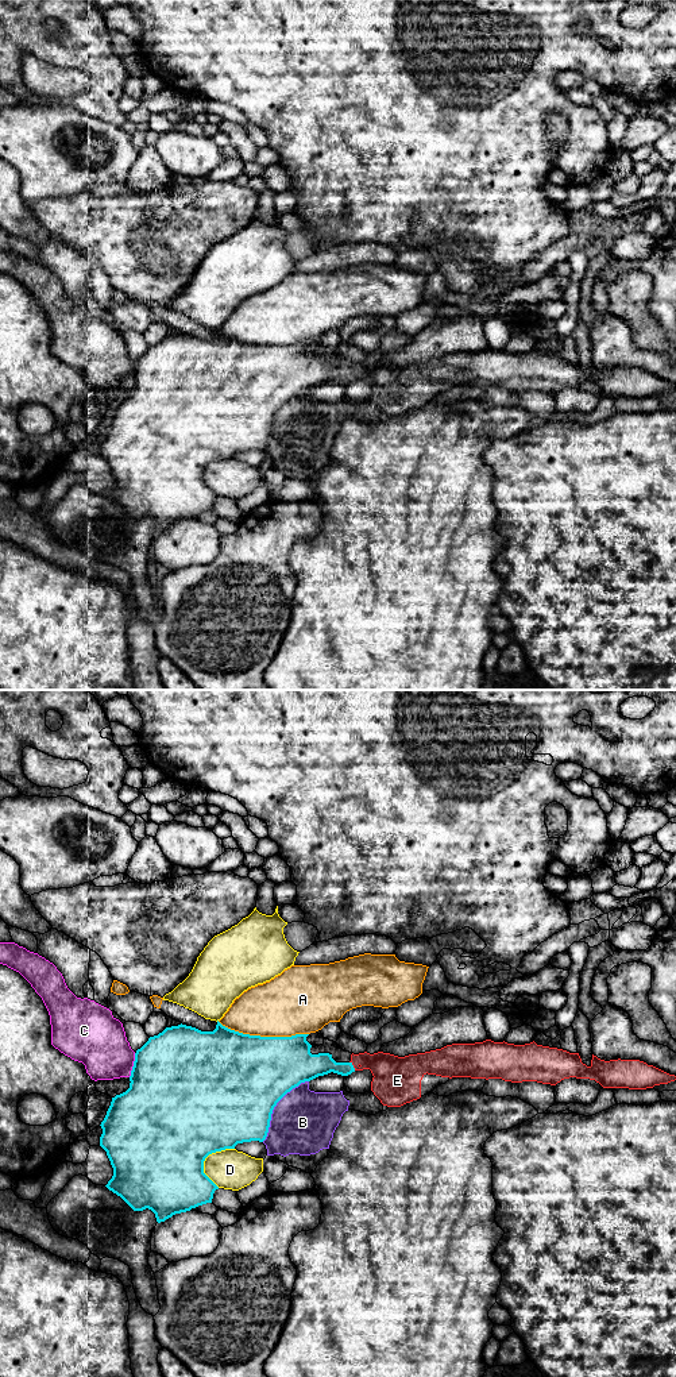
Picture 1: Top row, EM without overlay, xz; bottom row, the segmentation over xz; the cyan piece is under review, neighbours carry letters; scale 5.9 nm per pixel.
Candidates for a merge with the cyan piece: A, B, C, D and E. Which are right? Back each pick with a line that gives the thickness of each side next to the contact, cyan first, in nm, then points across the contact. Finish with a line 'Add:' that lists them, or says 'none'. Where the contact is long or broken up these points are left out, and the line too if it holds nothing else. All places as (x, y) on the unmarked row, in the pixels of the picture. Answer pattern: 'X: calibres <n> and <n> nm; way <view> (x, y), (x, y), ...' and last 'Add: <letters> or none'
E: calibres 140 and 240 nm; way xz (311, 374), (352, 374), (378, 371), (393, 385)
Add: E

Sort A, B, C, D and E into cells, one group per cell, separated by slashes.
A / B / C / D / E

